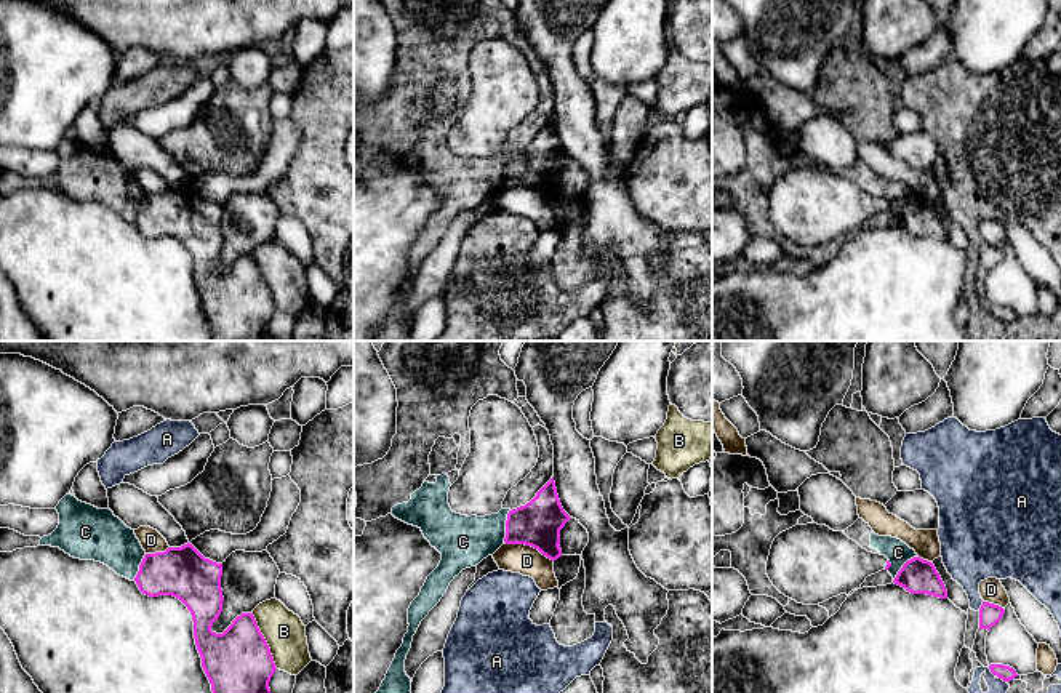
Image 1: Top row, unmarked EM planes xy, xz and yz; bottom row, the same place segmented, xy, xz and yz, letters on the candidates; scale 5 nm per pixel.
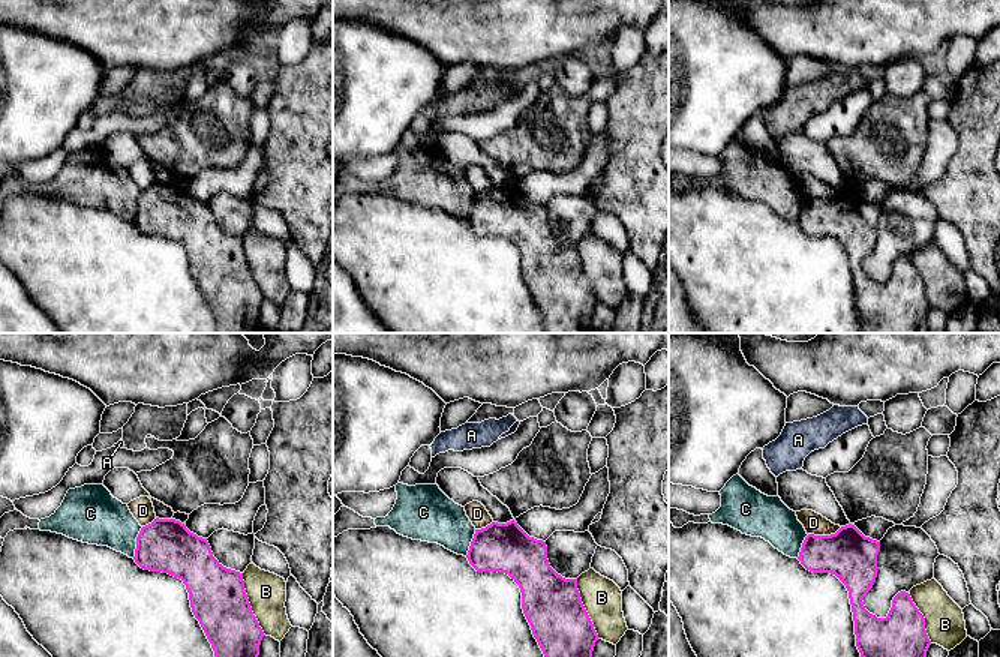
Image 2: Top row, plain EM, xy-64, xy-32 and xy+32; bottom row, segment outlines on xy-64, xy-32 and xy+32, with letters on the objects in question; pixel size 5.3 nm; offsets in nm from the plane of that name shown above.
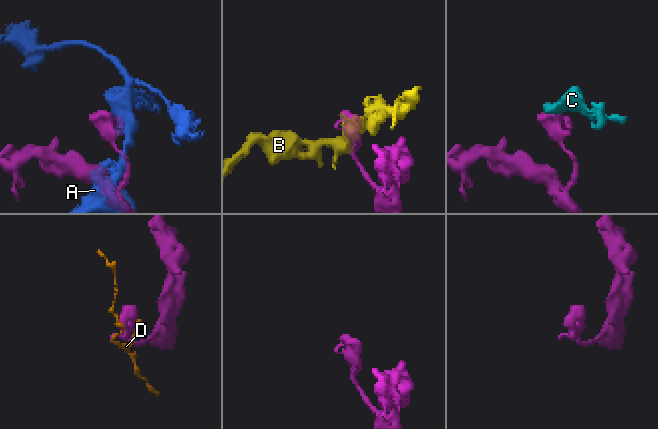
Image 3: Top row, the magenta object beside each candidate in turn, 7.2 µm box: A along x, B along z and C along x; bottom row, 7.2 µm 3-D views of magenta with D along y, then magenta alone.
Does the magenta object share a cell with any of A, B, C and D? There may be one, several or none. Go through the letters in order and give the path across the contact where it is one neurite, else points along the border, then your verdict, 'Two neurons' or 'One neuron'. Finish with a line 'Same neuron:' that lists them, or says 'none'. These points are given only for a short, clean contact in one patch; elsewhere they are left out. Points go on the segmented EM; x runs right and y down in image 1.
A: Two neurons
B: Two neurons
C: Boundary: xz (509, 509), (503, 541). Two neurons
D: Two neurons
Same neuron: none

